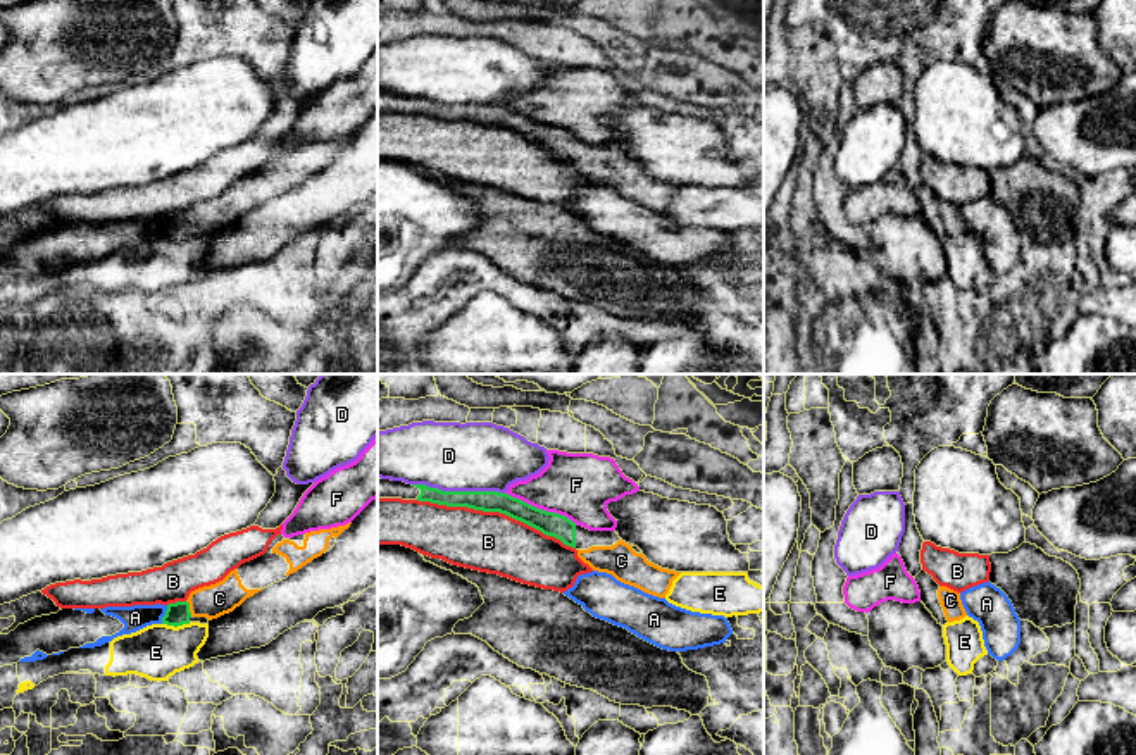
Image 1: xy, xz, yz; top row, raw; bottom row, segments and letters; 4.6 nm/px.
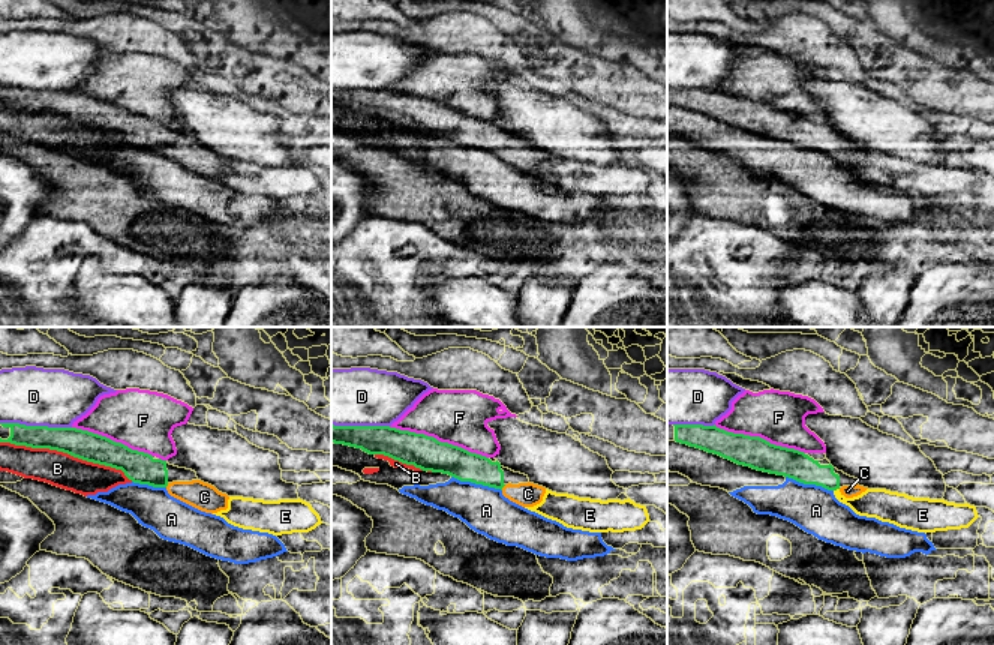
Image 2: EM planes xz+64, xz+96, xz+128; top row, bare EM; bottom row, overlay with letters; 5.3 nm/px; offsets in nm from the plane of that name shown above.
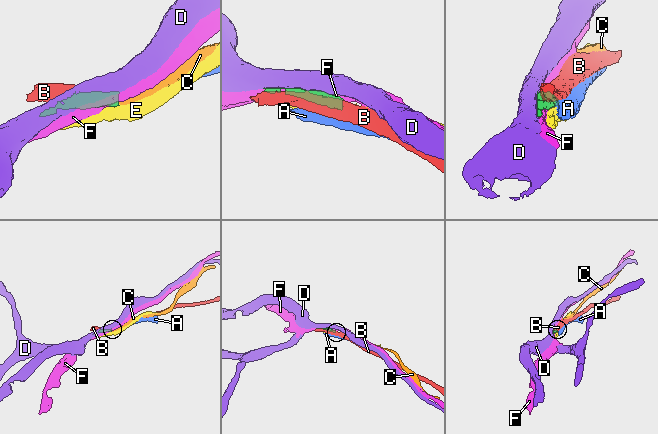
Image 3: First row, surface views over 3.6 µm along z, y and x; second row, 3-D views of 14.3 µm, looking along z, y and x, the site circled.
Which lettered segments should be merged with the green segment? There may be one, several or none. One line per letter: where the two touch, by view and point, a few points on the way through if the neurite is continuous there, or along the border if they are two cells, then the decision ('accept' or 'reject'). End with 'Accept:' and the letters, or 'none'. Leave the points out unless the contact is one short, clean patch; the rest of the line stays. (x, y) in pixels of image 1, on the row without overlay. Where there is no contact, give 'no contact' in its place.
A: meets green in xy at (166, 228); border along xy (168, 219), (161, 237); reject
B: meets green in xz at (497, 124); reject
C: meets green in xy at (188, 221); runs through xy (176, 228), (188, 221), (219, 212); accept
D: meets green in xz at (459, 106); reject
E: meets green in xy at (176, 240); reject
F: meets green in xz at (540, 123); reject
Accept: C

